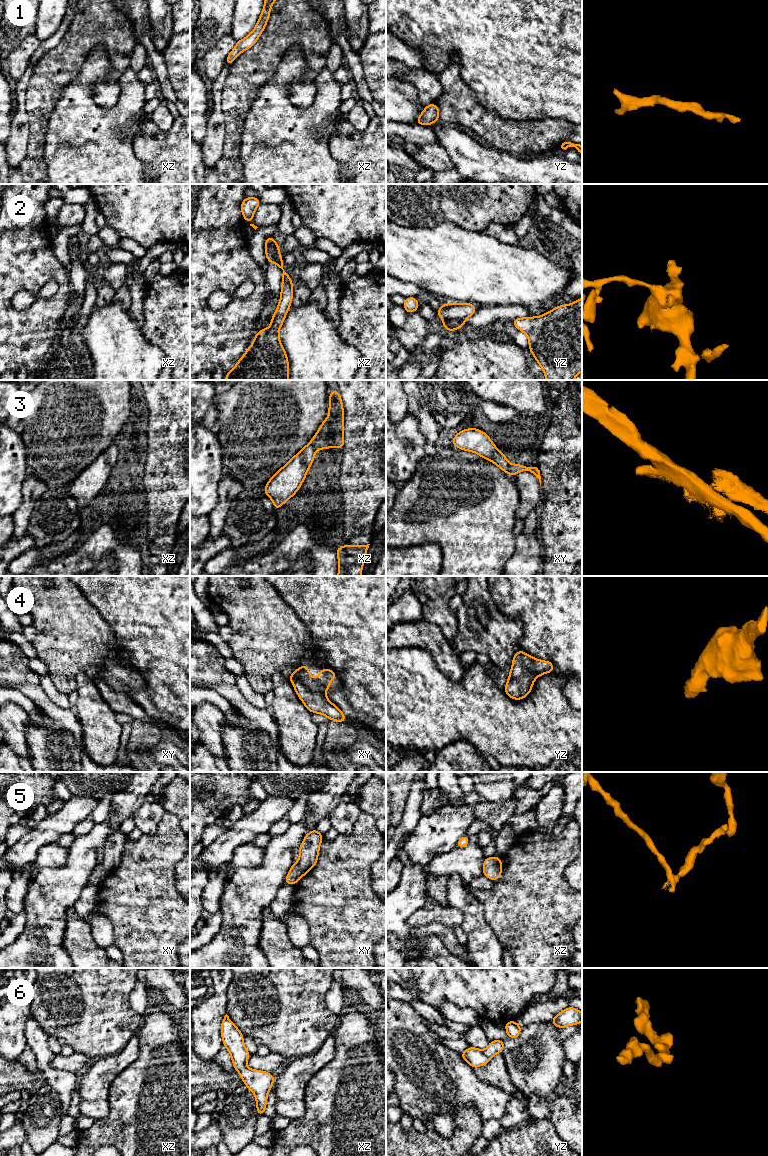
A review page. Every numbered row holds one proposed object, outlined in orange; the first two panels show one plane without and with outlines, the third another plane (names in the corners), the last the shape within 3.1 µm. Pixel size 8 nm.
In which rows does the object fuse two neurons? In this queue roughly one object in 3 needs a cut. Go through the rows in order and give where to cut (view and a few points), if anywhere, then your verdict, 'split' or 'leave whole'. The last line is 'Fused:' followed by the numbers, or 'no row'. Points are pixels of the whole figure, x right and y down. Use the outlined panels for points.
1: no cut; leave whole
2: cut in yz along (444, 319), (455, 318), (464, 321); split
3: cut in xy along (508, 464), (509, 473); split
4: no cut; leave whole
5: no cut; leave whole
6: no cut; leave whole
Fused: 2, 3

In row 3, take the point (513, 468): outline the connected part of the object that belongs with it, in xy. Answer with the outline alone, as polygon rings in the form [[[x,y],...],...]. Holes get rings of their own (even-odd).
[[[509,464],[509,475],[514,476],[522,471],[531,471],[539,479],[541,485],[541,476],[538,464],[536,464],[534,467],[524,466],[520,464]]]

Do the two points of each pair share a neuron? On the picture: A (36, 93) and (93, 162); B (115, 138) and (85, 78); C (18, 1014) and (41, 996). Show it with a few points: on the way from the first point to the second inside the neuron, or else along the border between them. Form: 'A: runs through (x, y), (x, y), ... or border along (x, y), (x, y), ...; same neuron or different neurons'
A: border along (61, 90), (61, 95), (50, 115), (46, 135); different neurons
B: runs through (100, 123), (85, 108), (85, 93); same neuron
C: border along (30, 1009), (31, 1013); different neurons

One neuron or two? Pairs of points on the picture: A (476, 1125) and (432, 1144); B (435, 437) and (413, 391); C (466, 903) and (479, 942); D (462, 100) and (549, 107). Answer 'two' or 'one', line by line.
A: one
B: one
C: one
D: two

